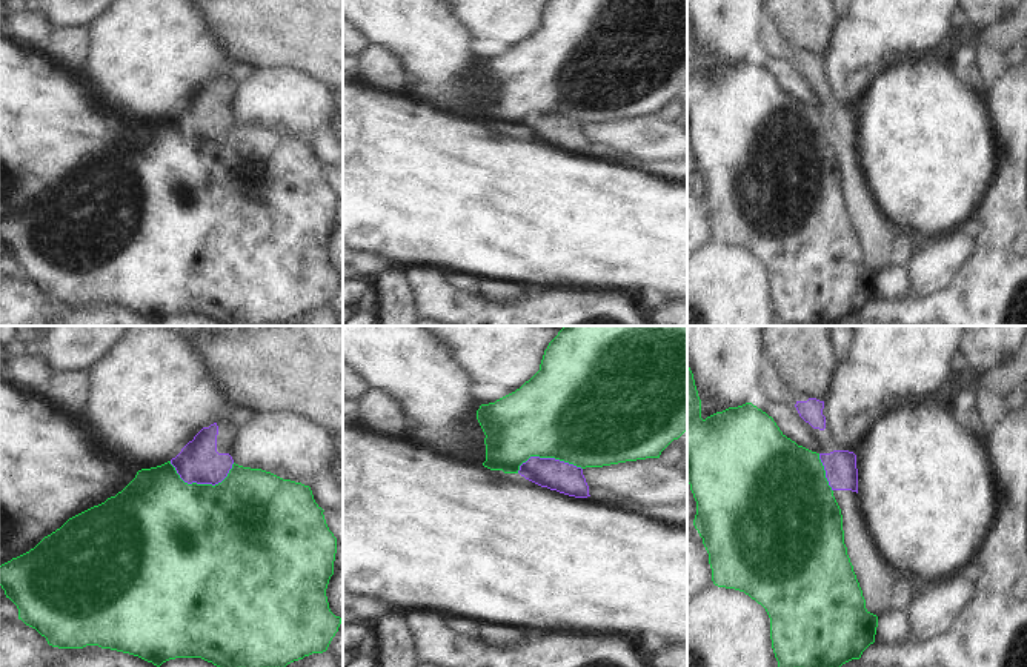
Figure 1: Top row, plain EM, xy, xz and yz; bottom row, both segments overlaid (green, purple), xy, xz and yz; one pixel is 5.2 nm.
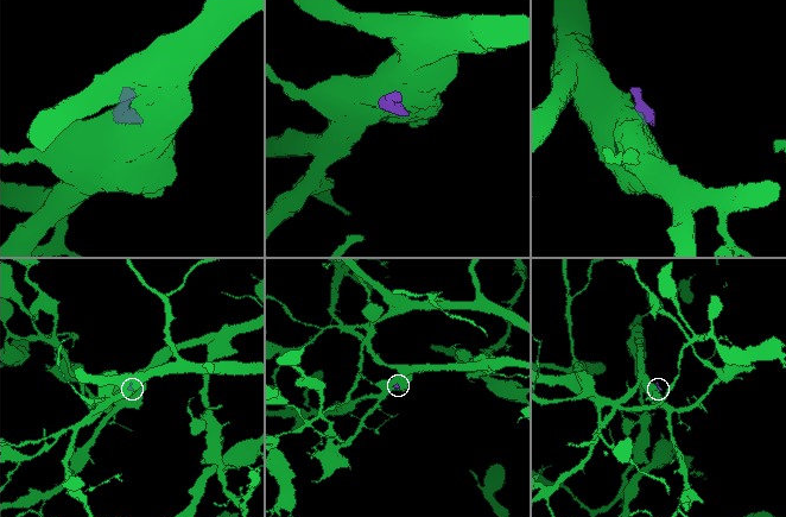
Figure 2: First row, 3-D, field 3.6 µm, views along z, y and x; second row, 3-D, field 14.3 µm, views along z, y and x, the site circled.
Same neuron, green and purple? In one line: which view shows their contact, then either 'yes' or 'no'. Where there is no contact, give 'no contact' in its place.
xy | no

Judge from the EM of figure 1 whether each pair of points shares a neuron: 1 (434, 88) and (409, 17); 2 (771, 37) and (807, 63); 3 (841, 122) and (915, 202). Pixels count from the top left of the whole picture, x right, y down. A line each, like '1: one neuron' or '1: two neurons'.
1: one neuron
2: one neuron
3: two neurons

